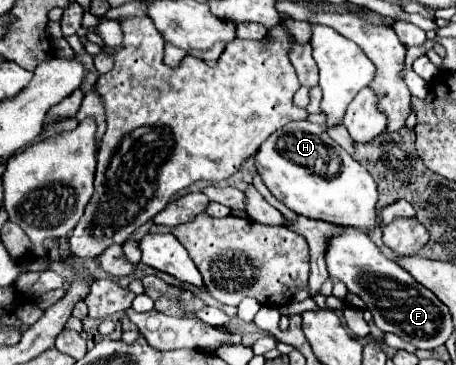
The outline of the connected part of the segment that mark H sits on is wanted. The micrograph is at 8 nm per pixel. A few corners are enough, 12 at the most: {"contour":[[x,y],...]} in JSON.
{"contour":[[288,122],[254,164],[296,214],[378,226],[374,178],[322,126]]}

